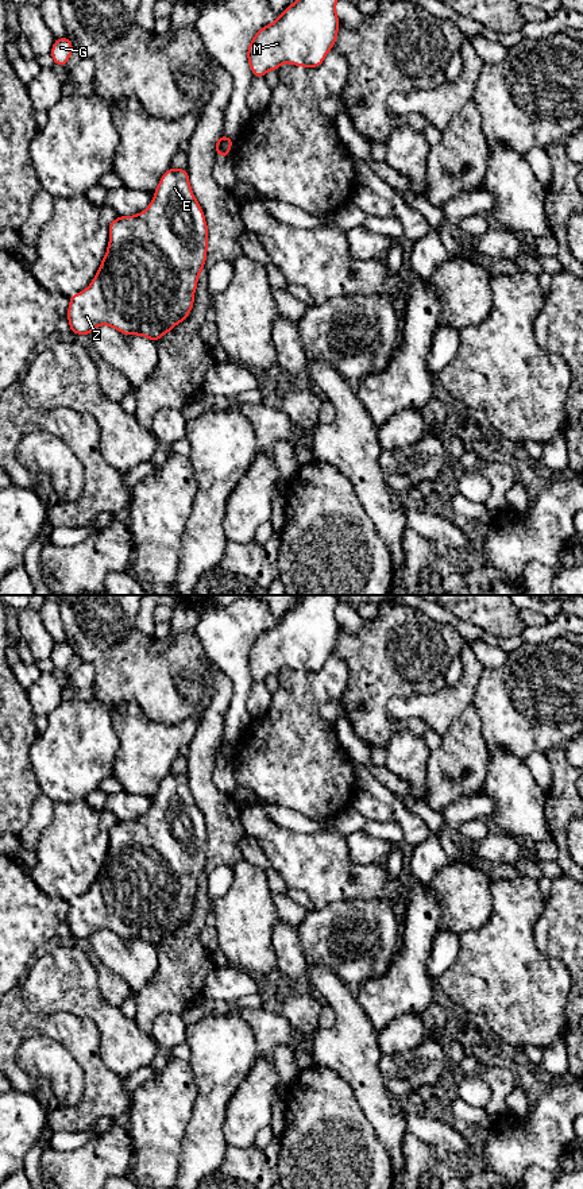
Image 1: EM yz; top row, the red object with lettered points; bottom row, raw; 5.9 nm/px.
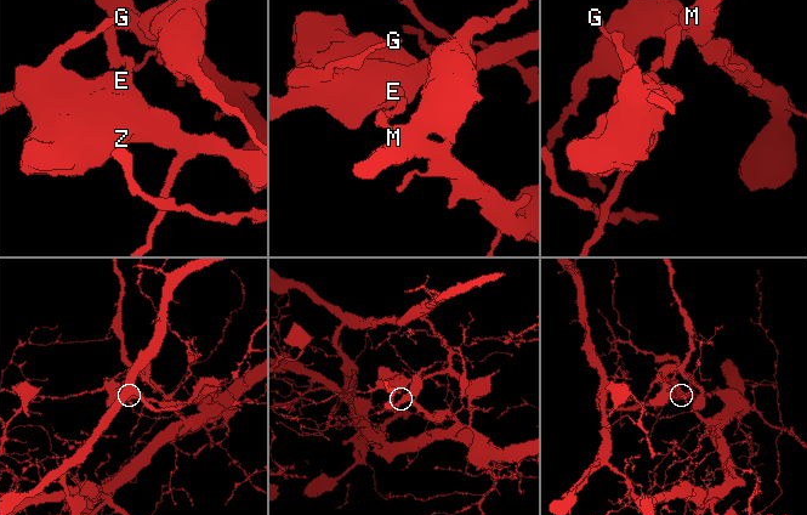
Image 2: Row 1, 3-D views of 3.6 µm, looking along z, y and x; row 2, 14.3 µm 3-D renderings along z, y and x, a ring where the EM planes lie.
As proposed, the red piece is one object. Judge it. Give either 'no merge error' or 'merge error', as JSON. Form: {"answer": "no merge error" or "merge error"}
{"answer": "merge error"}

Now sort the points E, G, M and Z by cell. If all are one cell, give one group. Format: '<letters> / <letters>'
E G Z / M

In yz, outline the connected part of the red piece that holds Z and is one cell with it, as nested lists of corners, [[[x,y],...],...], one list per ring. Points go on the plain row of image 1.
[[[169,773],[159,784],[151,808],[135,821],[119,821],[108,829],[109,848],[100,873],[90,889],[69,902],[67,924],[70,937],[92,939],[100,930],[109,930],[123,939],[144,941],[158,946],[192,916],[198,880],[208,854],[208,830],[202,812],[189,788],[186,773]]]

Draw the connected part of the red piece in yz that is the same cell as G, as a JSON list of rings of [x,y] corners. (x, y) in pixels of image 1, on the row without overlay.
[[[67,641],[55,644],[50,660],[54,664],[54,668],[58,671],[65,671],[69,665],[74,652]]]

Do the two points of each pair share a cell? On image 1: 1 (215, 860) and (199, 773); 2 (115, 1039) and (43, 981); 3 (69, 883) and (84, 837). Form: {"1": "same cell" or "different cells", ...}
{"1": "same cell", "2": "same cell", "3": "same cell"}

